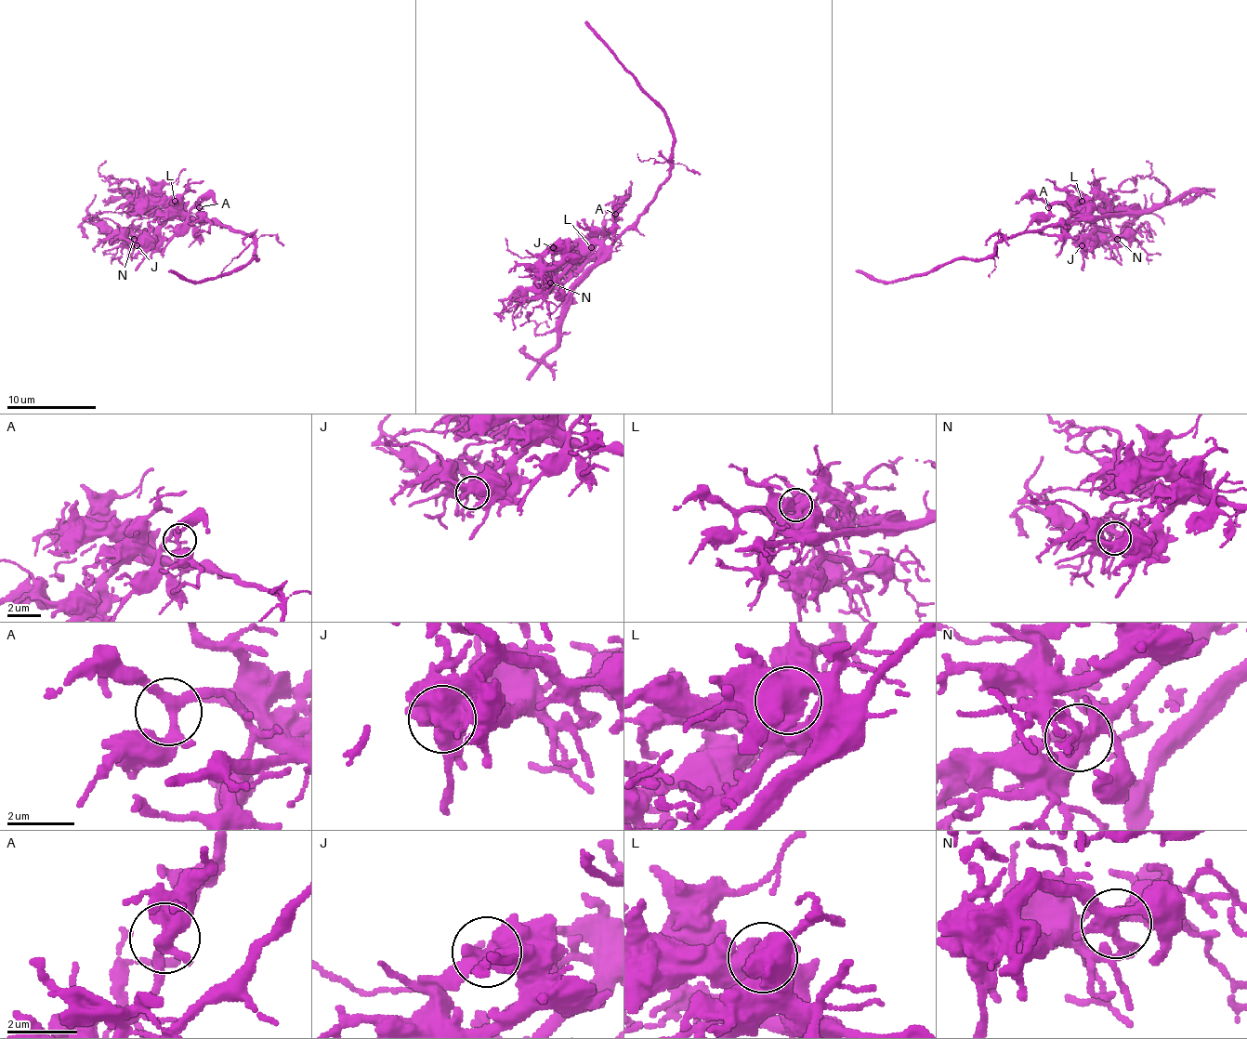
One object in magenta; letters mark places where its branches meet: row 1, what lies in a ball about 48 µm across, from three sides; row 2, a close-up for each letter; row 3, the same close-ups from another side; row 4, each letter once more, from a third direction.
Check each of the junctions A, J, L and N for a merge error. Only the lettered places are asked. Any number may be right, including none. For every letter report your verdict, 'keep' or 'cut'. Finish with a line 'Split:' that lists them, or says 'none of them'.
A: keep
J: keep
L: keep
N: keep
Split: none of them

